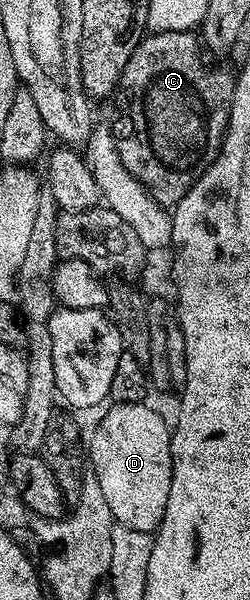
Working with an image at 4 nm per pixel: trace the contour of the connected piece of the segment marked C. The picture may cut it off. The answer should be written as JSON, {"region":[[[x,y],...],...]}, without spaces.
{"region":[[[192,31],[151,32],[139,43],[133,56],[129,56],[129,64],[125,64],[125,72],[119,81],[119,115],[113,121],[117,156],[157,204],[164,208],[175,207],[207,171],[209,164],[213,164],[227,132],[233,78],[223,70],[207,70],[202,57],[200,39]]]}

